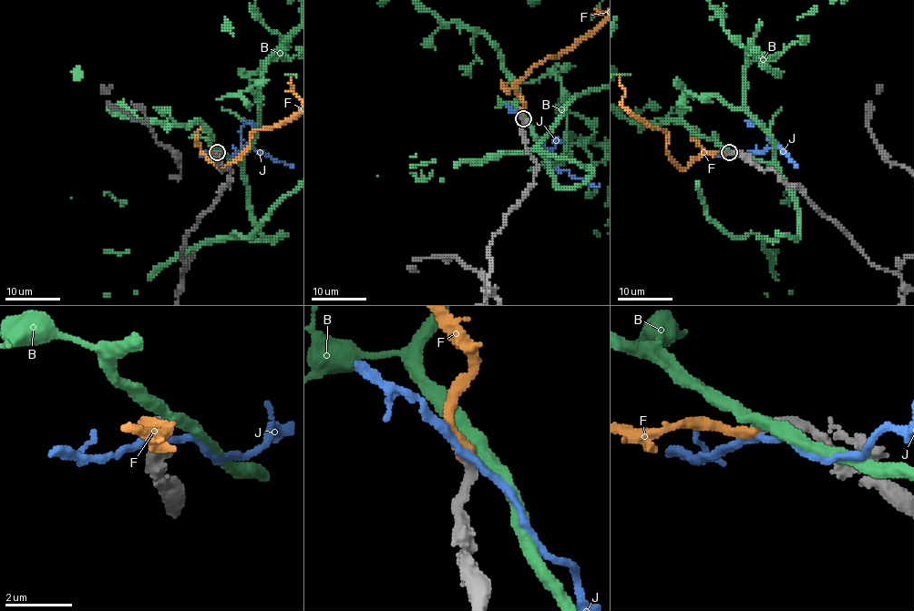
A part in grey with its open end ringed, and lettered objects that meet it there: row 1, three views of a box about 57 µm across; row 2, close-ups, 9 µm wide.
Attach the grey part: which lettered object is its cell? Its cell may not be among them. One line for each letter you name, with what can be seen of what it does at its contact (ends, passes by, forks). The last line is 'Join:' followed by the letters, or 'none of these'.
F: it ends
Join: F

